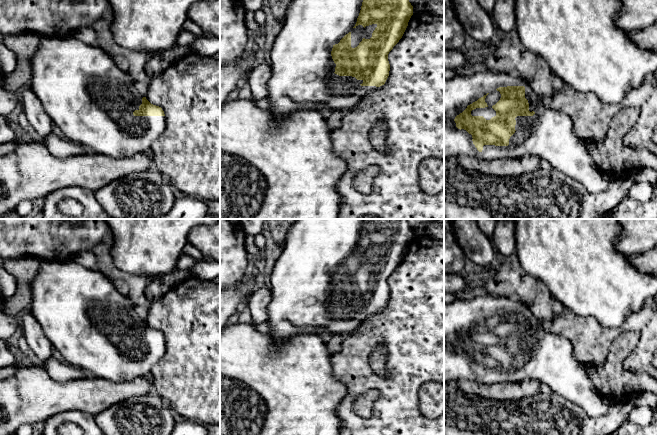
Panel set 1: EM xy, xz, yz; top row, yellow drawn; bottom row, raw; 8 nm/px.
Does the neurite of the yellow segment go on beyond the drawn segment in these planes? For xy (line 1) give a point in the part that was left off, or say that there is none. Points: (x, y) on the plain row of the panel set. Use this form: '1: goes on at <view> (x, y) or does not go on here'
1: does not go on here

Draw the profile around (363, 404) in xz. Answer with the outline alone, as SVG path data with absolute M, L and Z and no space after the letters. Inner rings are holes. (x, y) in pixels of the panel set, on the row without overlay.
M367 390L359 394L354 401L354 410L364 418L369 418L372 414L373 404L379 398L376 390Z

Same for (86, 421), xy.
M67 411L51 416L44 422L45 429L43 435L59 435L57 428L63 423L76 424L82 429L83 435L104 435L95 422L95 416L83 411Z

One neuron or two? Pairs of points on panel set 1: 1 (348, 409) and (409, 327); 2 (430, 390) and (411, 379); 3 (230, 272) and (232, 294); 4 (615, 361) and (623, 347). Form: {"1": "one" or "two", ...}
{"1": "one", "2": "two", "3": "two", "4": "one"}

